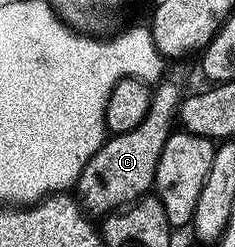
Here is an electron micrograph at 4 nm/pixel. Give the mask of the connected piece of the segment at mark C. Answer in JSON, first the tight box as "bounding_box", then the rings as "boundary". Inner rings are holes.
{"bounding_box":[77,77,185,217],"boundary":[[[170,77],[164,78],[154,88],[145,121],[141,121],[141,125],[129,133],[104,138],[97,153],[89,157],[85,169],[81,169],[79,174],[77,198],[88,215],[106,217],[129,203],[136,203],[154,188],[157,161],[161,161],[161,149],[165,149],[165,141],[176,126],[179,104],[184,96],[185,91]]]}

